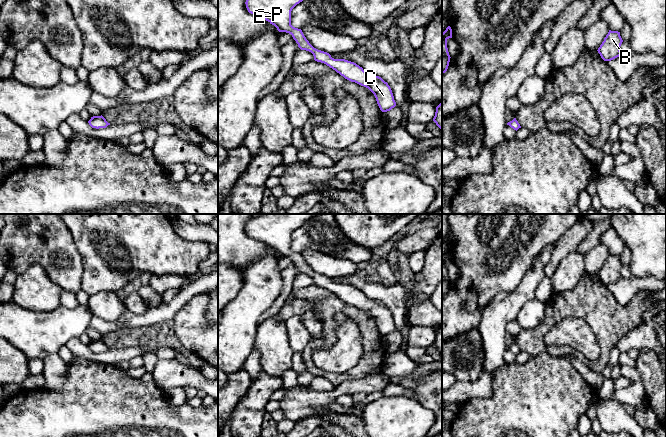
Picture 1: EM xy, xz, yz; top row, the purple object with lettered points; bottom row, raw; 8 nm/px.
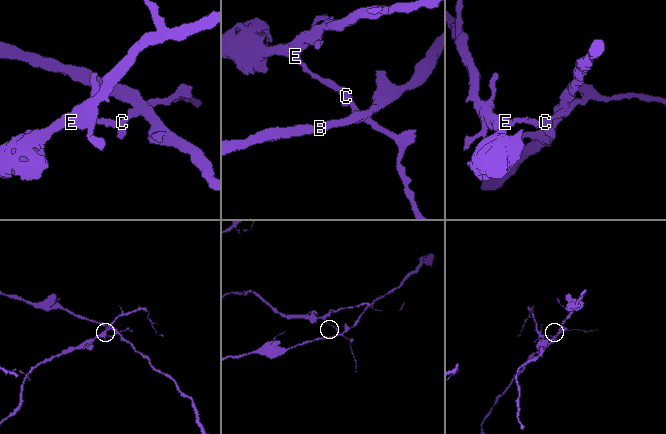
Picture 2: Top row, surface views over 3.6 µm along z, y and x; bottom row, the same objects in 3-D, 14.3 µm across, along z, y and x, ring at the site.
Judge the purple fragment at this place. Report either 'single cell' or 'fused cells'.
fused cells

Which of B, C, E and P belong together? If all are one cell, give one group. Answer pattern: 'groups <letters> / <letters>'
groups B C / E P

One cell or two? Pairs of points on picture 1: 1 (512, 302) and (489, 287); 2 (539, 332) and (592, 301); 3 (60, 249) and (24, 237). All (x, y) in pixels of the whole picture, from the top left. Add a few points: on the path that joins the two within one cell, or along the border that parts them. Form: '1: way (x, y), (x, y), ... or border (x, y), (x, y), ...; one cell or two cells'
1: border (520, 283), (511, 290), (498, 292), (482, 309); two cells
2: way (552, 319), (567, 304), (579, 302); one cell
3: way (51, 245), (43, 243), (37, 237), (33, 237); one cell

